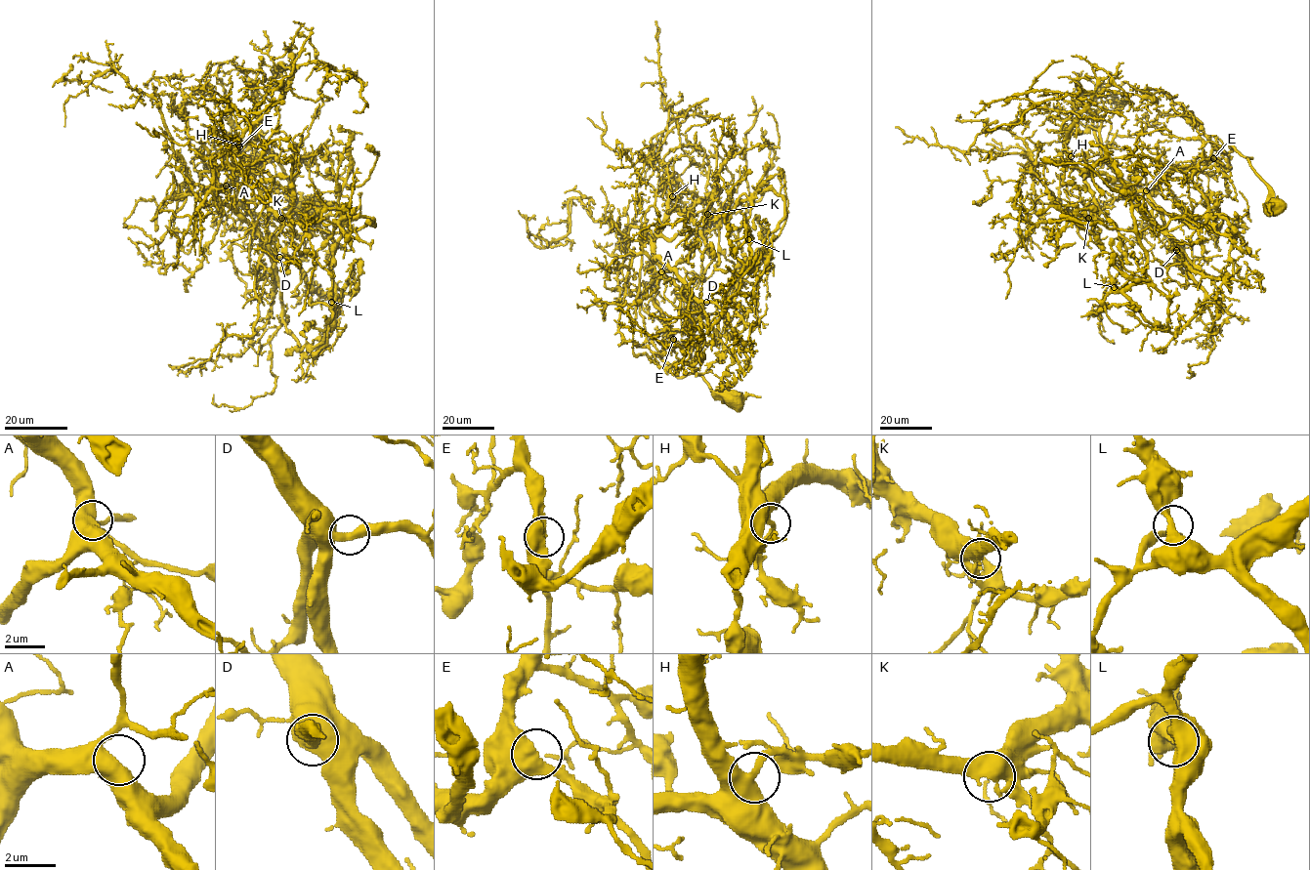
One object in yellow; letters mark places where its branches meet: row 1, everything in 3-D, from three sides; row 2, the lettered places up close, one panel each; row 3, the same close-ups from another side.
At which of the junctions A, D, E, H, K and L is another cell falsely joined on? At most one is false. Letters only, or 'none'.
none

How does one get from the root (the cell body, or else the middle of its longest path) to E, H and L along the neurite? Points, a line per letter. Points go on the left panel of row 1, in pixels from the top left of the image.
E: (312, 205), (267, 148), (223, 131), (194, 170), (212, 171), (222, 190), (212, 162), (239, 146)
H: (312, 205), (292, 194), (267, 148), (223, 131), (191, 161), (200, 179), (230, 166), (238, 144)
L: (312, 205), (267, 148), (223, 131), (191, 161), (200, 179), (267, 173), (293, 208), (339, 207), (331, 302)

